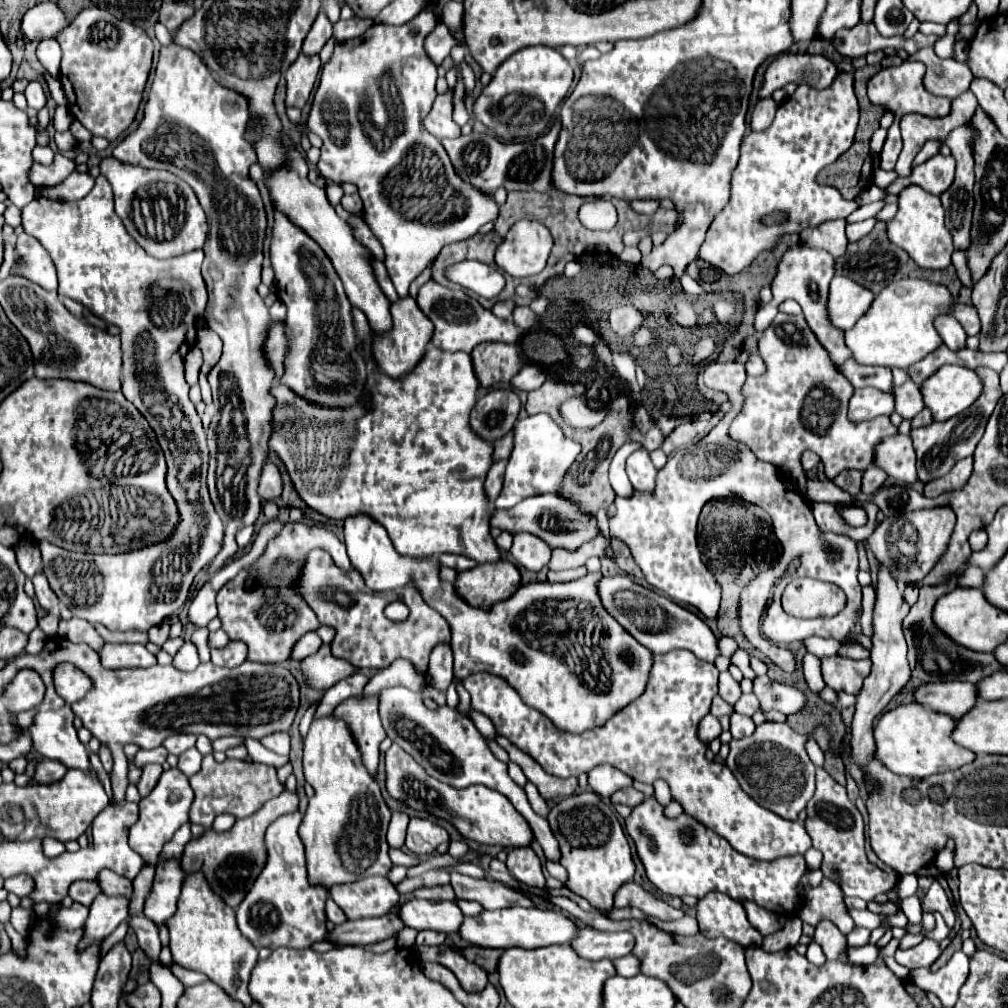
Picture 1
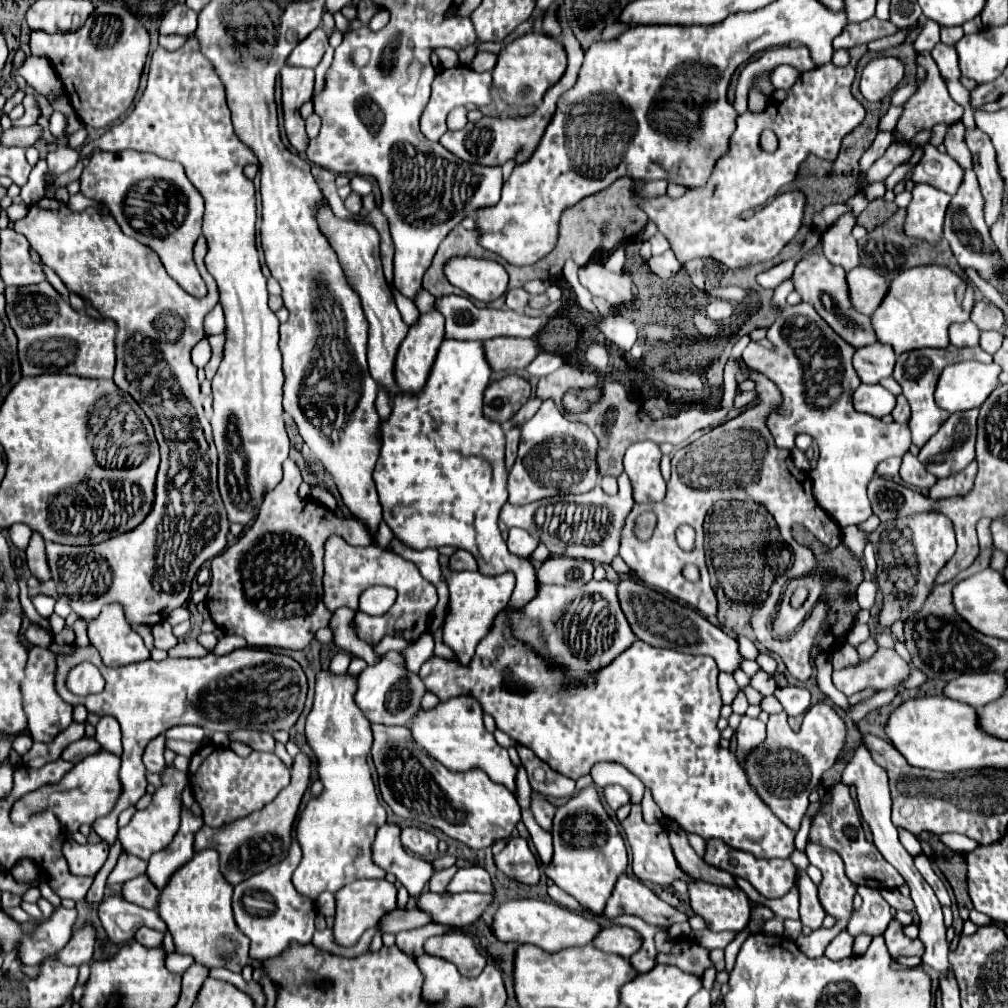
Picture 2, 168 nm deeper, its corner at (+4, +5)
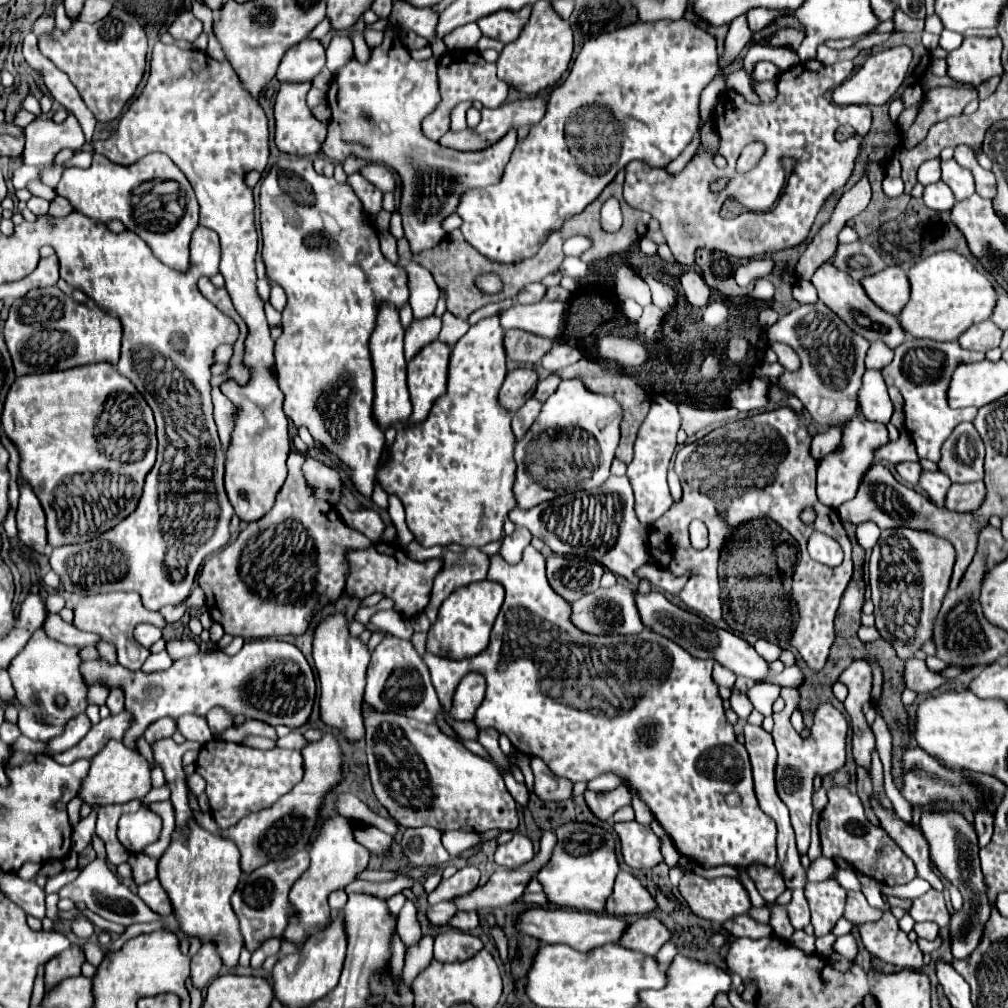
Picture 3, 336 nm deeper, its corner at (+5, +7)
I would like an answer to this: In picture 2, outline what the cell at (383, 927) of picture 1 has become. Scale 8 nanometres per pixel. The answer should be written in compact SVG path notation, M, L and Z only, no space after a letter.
M408 900L406 908L396 908L396 910L390 910L386 912L380 922L378 922L378 928L382 932L390 932L390 934L398 934L402 930L412 930L412 928L420 928L424 924L430 922L430 916L422 910L418 910L414 906L414 900Z

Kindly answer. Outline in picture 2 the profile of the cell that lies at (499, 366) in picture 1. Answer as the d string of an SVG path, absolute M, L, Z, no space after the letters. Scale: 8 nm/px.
M492 338L484 342L484 354L494 372L522 372L538 354L538 344L524 338Z

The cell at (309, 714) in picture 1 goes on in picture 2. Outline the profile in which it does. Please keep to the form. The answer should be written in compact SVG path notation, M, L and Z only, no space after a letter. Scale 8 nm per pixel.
M337 653L329 665L329 671L333 674L341 674L347 671L351 657L346 653Z

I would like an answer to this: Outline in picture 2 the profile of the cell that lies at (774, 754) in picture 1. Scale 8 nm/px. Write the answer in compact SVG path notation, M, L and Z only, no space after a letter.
M826 702L814 704L808 708L808 712L804 714L804 722L800 726L798 732L792 732L792 728L786 722L786 712L774 714L770 716L768 724L766 724L766 742L762 742L762 746L756 746L750 754L746 754L746 758L742 760L742 768L748 776L750 786L758 792L758 796L762 798L762 802L792 830L800 828L800 822L806 814L808 808L808 796L810 792L816 788L816 784L820 782L822 774L834 764L834 760L838 758L842 746L844 746L844 738L846 738L846 726L844 720L834 712L834 708Z

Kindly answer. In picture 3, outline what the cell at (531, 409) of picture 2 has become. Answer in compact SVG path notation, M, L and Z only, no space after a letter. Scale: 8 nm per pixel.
M549 374L545 380L541 380L541 382L539 382L537 392L535 392L535 398L539 398L541 402L545 402L545 400L547 400L555 390L557 390L559 382L561 382L559 374Z

